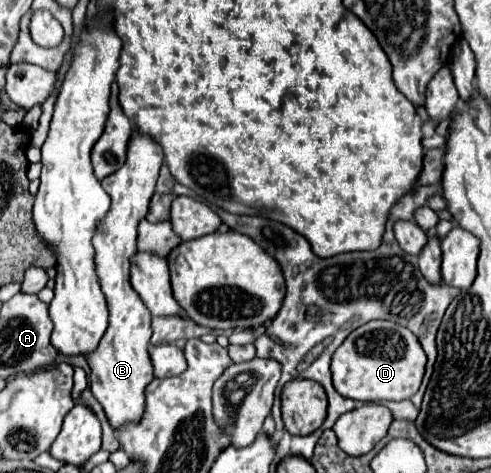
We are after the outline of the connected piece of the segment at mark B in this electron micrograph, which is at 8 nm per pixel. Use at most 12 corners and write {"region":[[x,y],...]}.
{"region":[[134,129],[94,237],[108,329],[84,357],[114,429],[154,379],[150,311],[130,285],[162,149]]}

